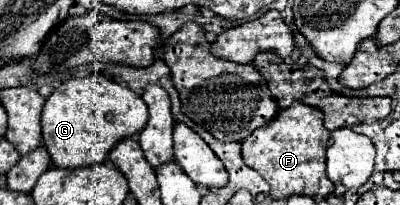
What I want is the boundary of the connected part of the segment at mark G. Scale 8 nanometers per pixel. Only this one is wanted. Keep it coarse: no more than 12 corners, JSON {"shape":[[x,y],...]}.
{"shape":[[104,75],[50,93],[42,139],[56,167],[104,163],[148,121]]}

